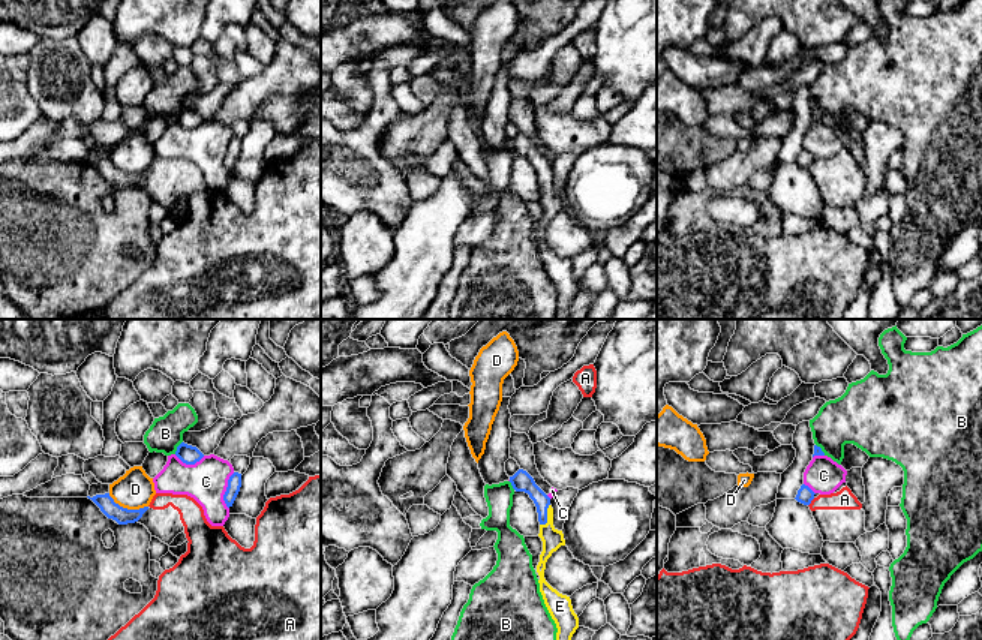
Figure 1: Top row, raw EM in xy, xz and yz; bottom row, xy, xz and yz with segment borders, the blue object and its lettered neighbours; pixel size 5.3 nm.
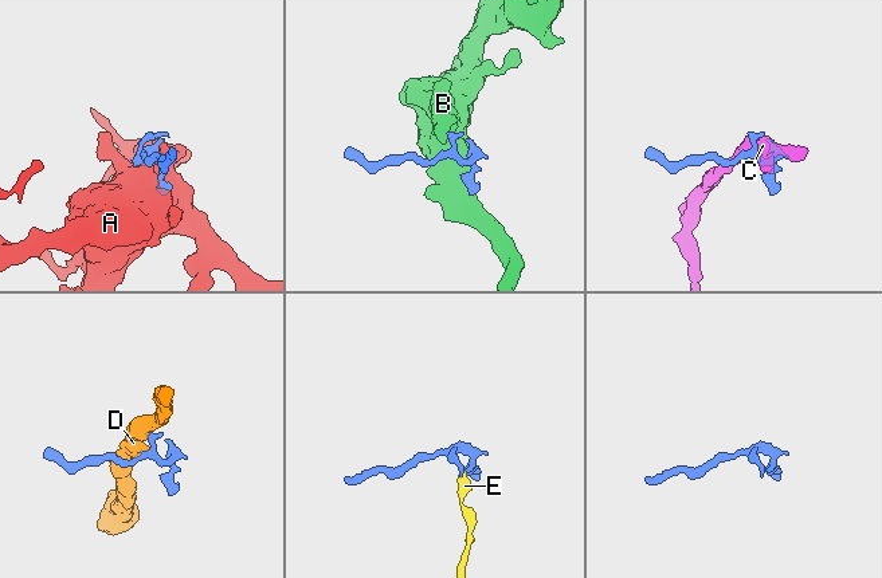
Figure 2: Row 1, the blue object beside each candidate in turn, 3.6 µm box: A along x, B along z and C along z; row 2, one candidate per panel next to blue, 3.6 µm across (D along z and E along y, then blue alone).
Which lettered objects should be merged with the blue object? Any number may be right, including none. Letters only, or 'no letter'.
E

